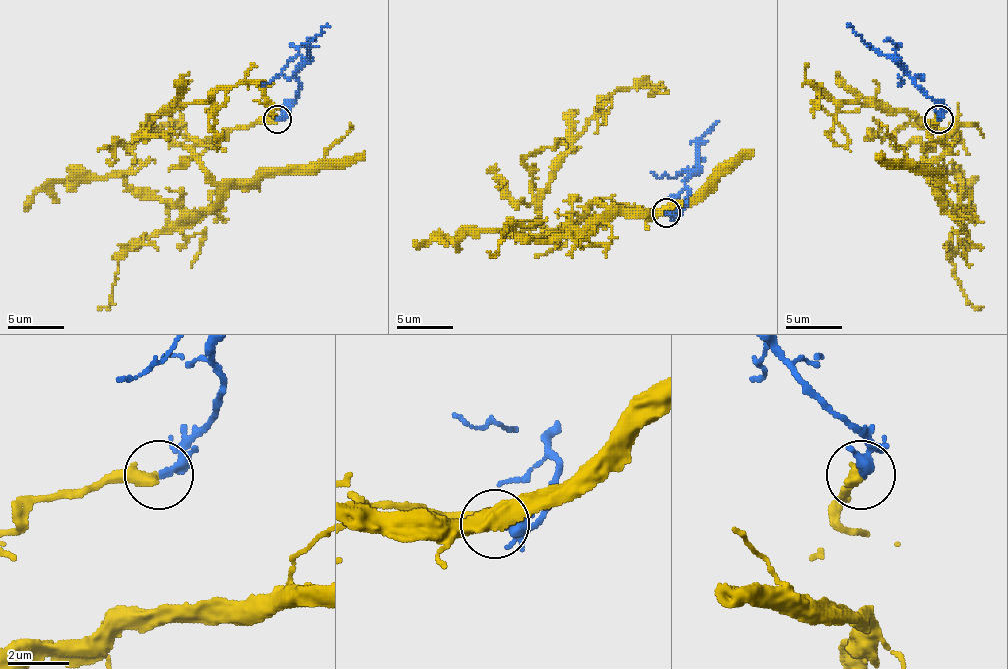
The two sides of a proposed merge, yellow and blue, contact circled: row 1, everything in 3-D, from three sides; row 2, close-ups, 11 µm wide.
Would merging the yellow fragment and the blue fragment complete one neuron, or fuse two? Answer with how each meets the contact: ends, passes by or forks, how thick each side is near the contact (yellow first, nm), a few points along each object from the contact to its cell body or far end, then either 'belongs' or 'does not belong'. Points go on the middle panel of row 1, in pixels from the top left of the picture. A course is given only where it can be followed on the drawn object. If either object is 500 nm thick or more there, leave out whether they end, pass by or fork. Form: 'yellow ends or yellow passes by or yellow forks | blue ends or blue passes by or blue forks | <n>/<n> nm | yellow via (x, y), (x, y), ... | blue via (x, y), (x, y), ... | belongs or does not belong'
yellow ends | blue passes by | 400/200 nm | yellow via (665, 212), (617, 203), (583, 217), (591, 203), (606, 212), (560, 232), (467, 232), (413, 246) | blue via (665, 212), (676, 215), (685, 206), (685, 178), (696, 161), (696, 141), (719, 121) | belongs

